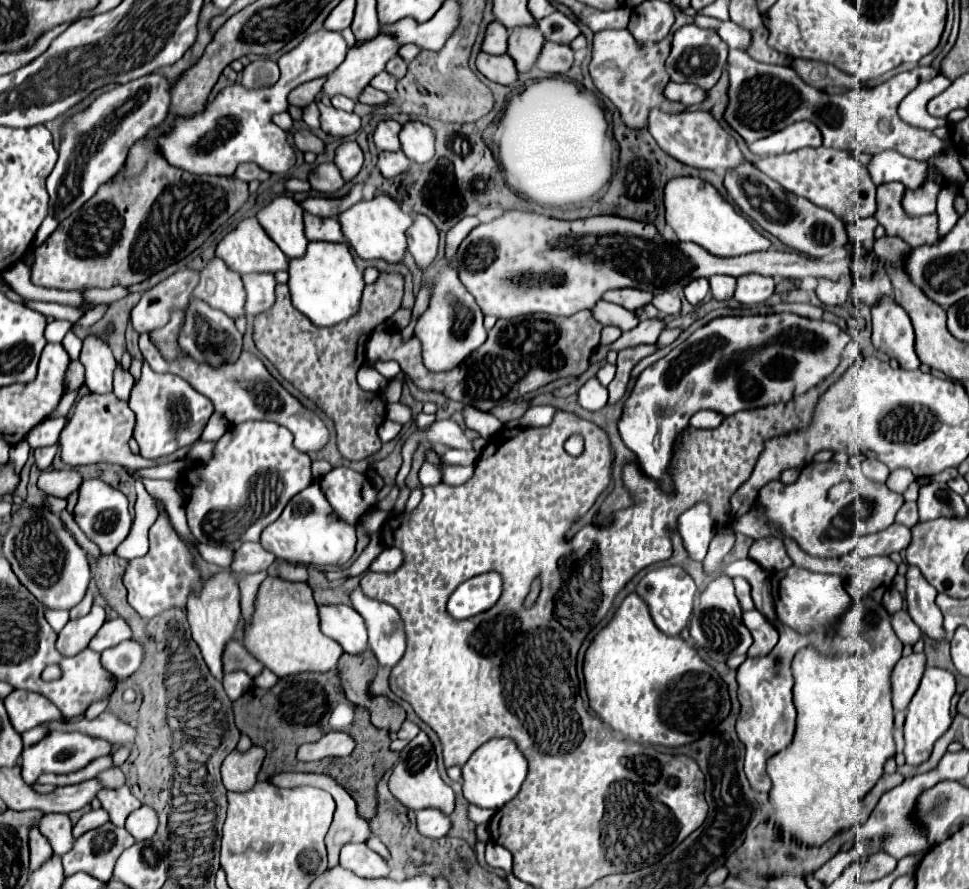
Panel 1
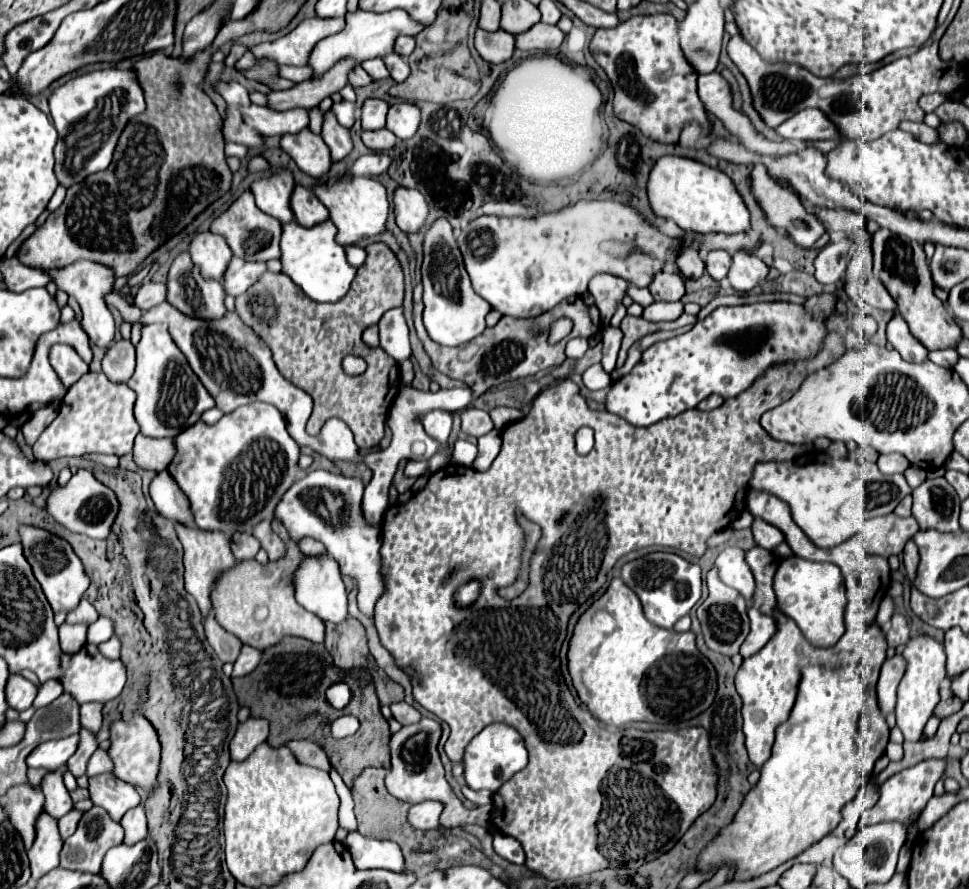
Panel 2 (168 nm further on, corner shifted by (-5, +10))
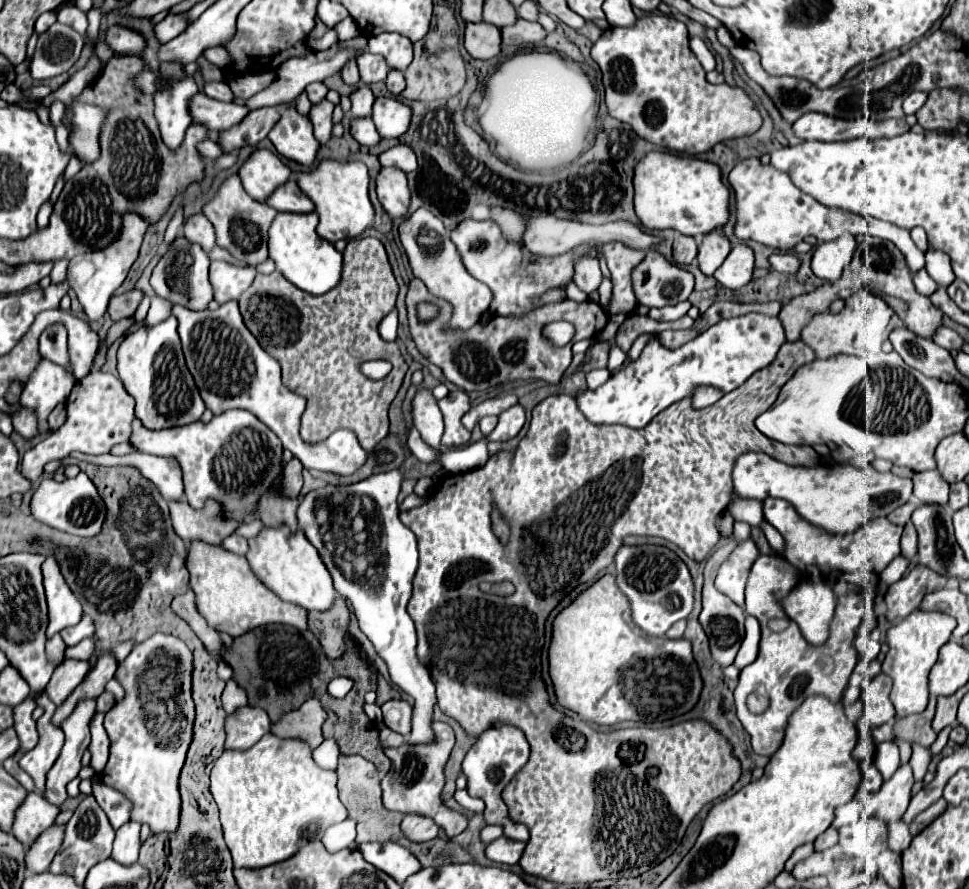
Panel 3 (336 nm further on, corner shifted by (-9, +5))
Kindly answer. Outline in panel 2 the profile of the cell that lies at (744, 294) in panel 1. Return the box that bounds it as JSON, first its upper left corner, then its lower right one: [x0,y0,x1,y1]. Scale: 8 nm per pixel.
[728,252,768,292]

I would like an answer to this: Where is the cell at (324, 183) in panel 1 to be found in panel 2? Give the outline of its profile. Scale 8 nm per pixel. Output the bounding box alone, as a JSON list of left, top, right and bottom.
[280,128,332,178]

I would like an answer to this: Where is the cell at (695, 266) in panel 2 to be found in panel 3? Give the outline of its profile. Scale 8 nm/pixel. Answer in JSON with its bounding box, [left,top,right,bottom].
[674,235,698,265]

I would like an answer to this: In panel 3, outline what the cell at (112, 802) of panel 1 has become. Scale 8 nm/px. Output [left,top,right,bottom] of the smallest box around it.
[92,775,132,829]

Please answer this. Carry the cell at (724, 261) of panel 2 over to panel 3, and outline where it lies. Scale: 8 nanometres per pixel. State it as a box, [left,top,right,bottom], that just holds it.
[698,231,730,275]

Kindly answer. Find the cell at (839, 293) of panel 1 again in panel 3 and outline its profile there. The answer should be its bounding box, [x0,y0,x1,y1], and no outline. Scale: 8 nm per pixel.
[812,235,858,281]

